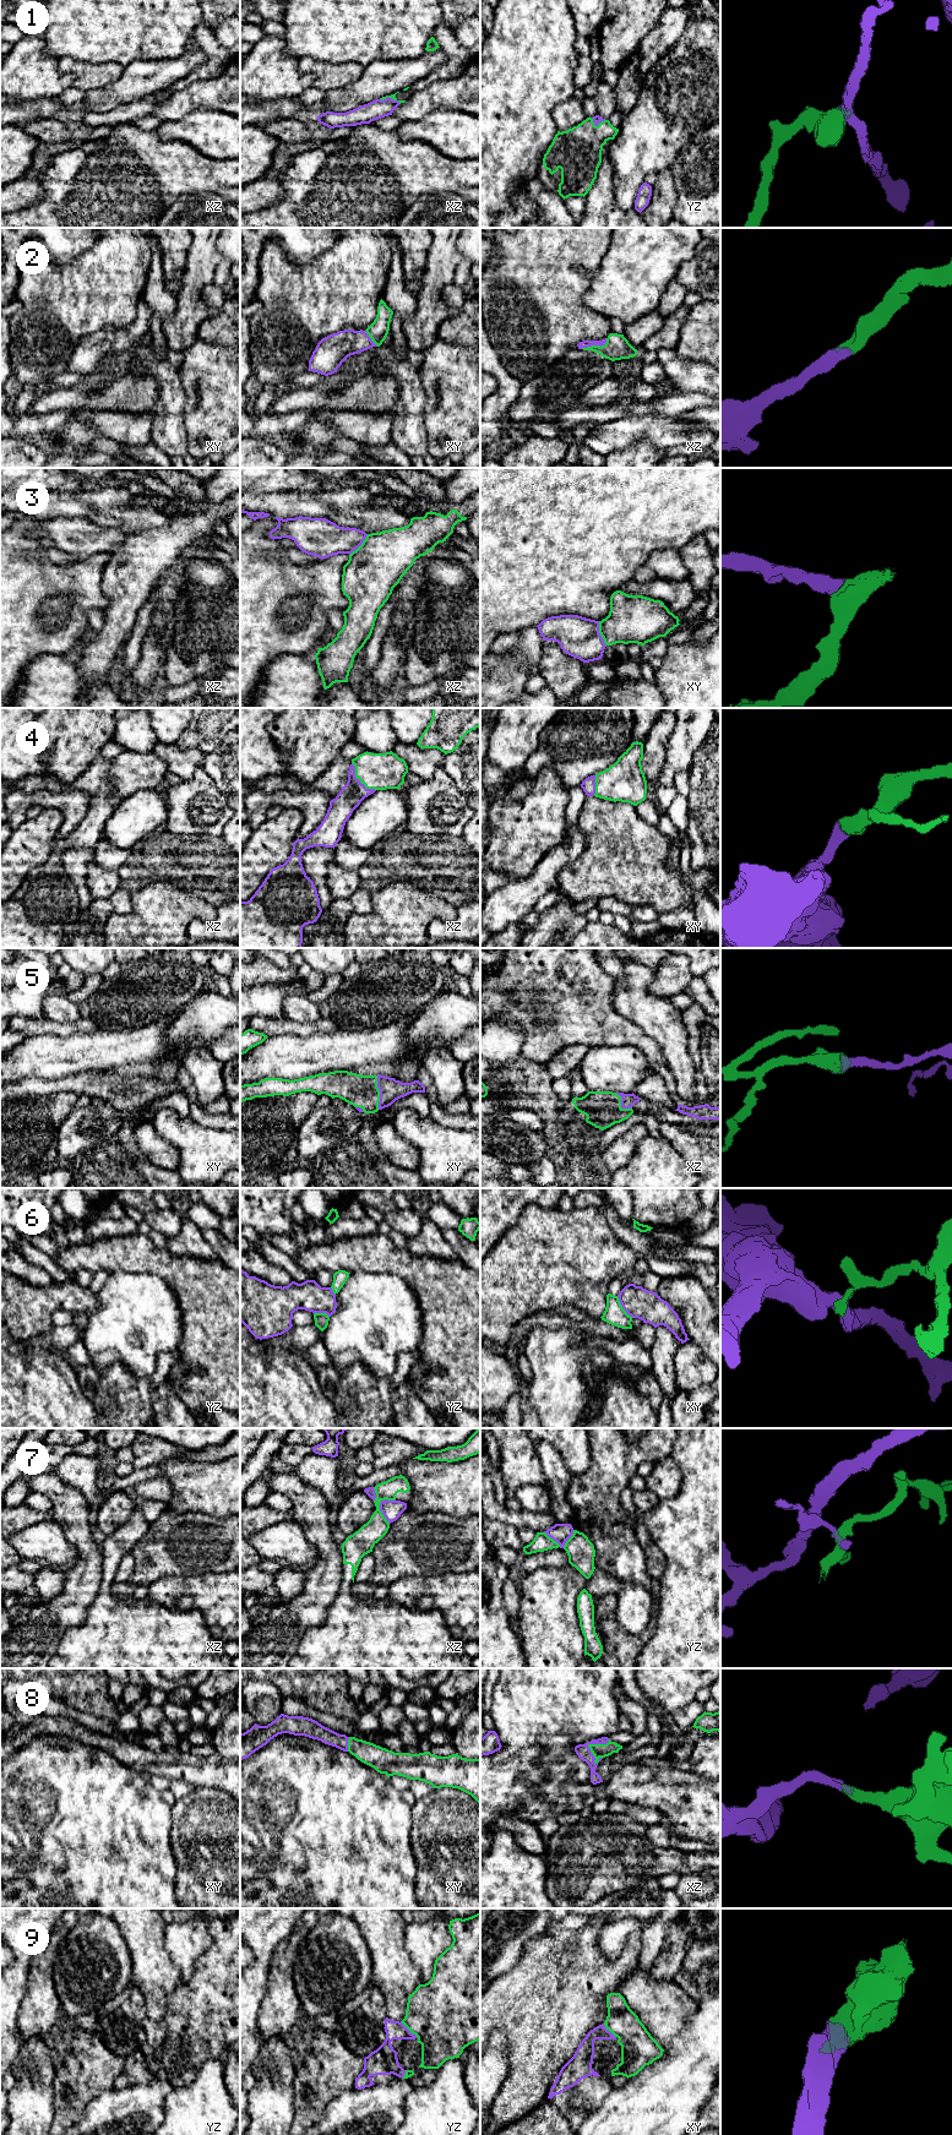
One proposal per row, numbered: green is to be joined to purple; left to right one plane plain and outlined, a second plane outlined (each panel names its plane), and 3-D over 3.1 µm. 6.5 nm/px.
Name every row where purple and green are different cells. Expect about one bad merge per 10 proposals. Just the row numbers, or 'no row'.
6, 7

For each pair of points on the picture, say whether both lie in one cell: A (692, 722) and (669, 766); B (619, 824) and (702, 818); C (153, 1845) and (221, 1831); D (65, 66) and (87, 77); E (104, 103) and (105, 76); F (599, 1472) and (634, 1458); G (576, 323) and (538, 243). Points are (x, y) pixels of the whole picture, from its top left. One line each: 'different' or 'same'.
A: same
B: different
C: different
D: same
E: different
F: same
G: same

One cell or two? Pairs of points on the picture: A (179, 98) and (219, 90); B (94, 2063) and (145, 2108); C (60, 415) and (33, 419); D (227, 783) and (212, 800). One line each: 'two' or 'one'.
A: one
B: two
C: one
D: two

